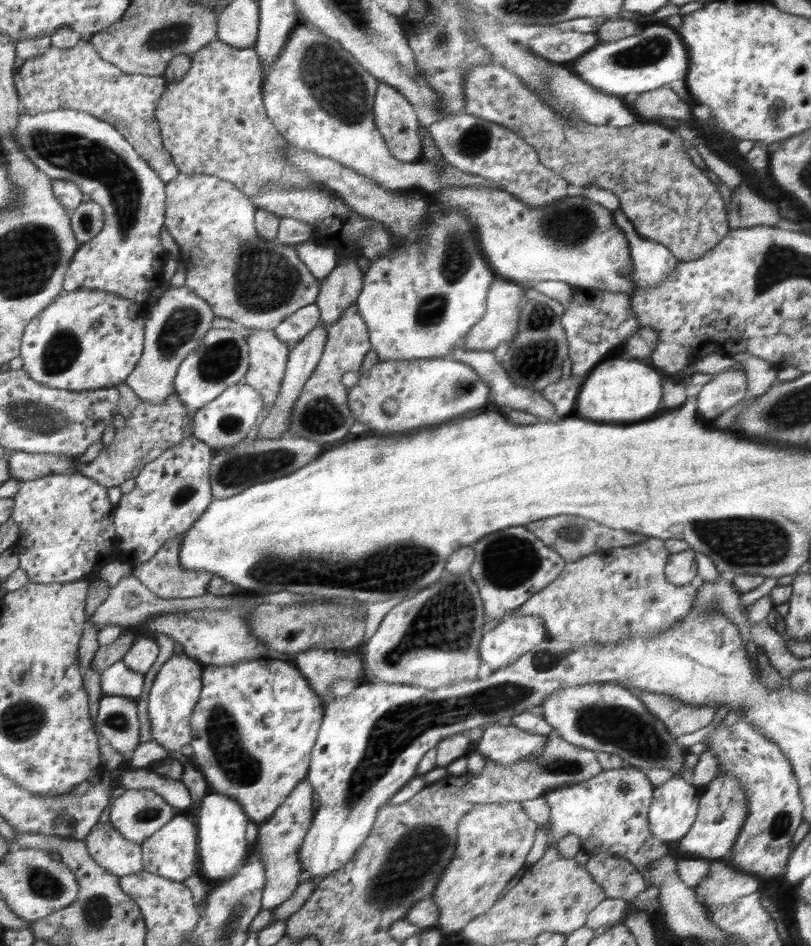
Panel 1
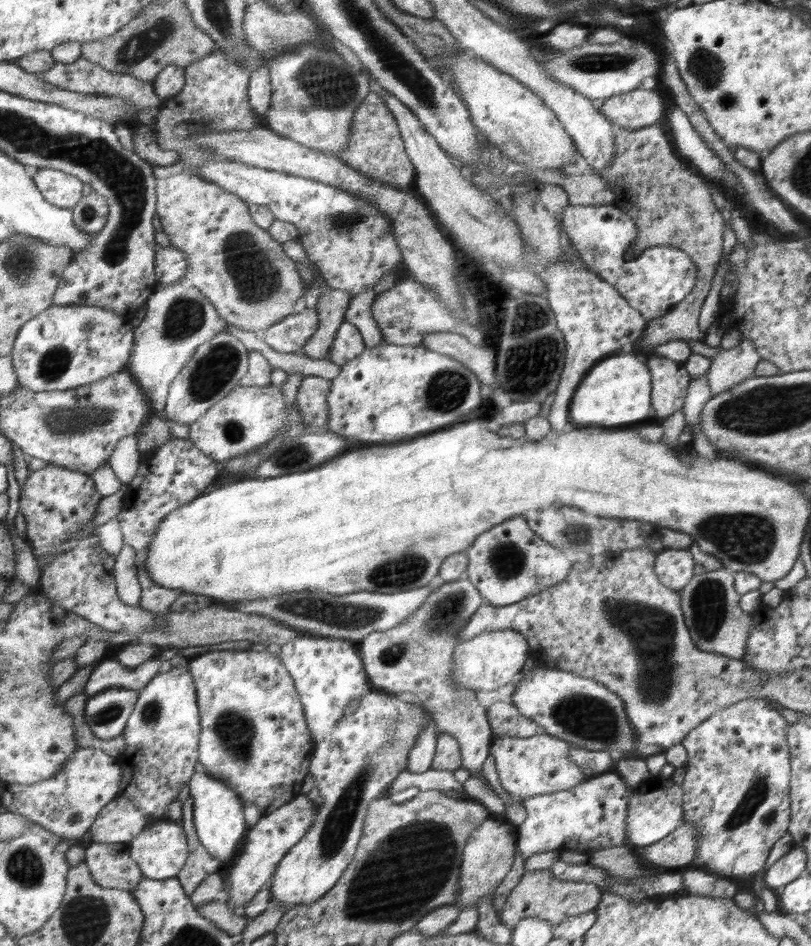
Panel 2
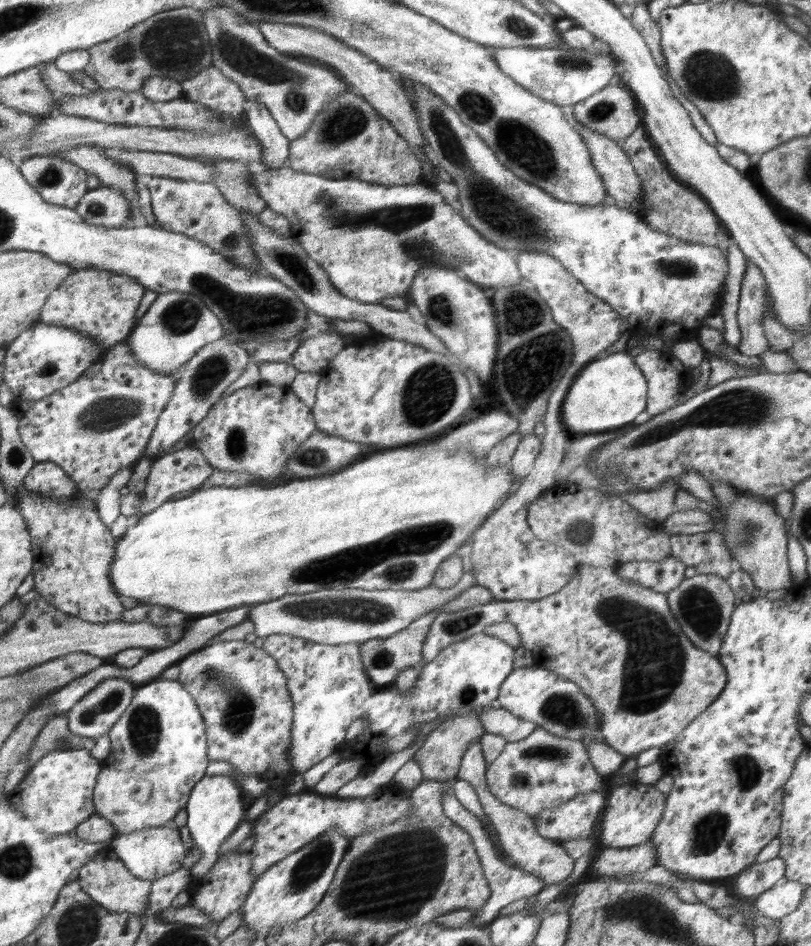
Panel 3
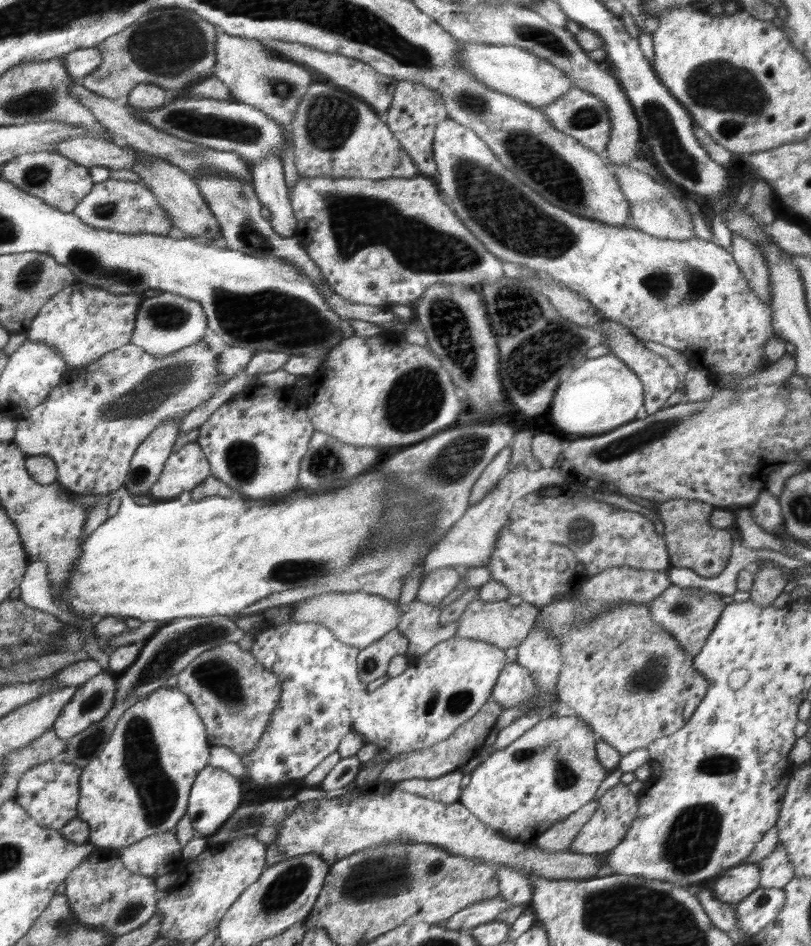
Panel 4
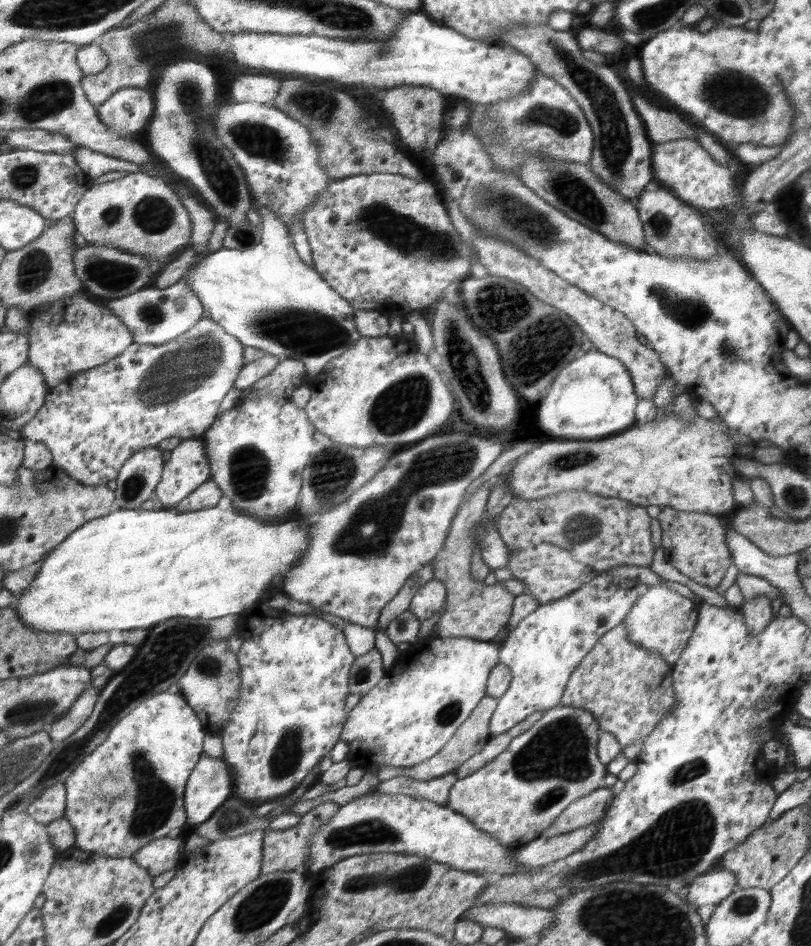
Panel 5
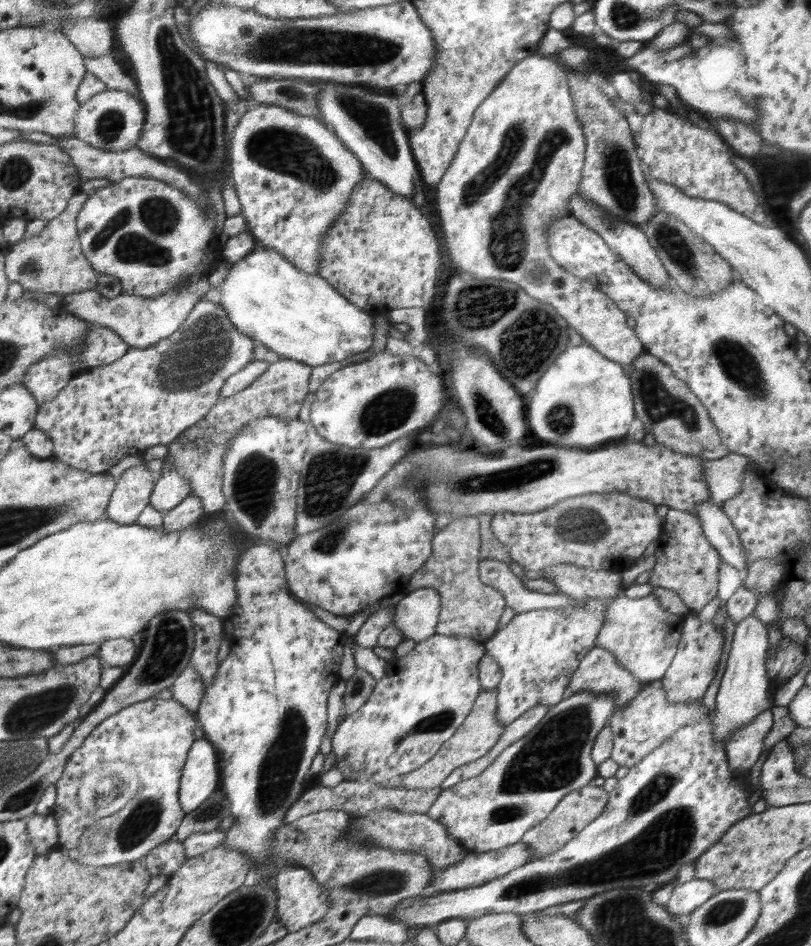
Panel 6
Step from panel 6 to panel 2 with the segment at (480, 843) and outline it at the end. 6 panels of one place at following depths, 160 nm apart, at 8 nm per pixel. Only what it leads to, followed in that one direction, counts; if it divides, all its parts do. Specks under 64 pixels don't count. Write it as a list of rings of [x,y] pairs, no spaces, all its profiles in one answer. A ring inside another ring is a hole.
[[[540,732],[529,738],[494,737],[489,754],[494,756],[500,786],[523,800],[540,794],[550,794],[574,788],[588,778],[582,769],[569,759],[572,746],[560,737]]]

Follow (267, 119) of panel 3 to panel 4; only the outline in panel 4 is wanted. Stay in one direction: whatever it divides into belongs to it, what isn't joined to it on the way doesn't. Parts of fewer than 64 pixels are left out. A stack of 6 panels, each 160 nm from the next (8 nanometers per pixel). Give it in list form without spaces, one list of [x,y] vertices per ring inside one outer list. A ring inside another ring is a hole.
[[[270,155],[252,163],[253,188],[264,210],[269,208],[269,221],[280,235],[290,238],[296,235],[297,219],[293,215],[292,202],[288,200],[288,188],[284,180],[281,155]]]

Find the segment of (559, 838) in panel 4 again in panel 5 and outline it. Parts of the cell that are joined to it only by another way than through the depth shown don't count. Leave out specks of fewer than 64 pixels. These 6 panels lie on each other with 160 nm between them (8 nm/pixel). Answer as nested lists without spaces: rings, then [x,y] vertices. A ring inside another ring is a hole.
[[[610,787],[597,788],[596,791],[577,802],[570,803],[565,812],[548,828],[542,831],[540,836],[545,839],[577,831],[589,824],[603,818],[606,813],[607,803],[613,798]]]

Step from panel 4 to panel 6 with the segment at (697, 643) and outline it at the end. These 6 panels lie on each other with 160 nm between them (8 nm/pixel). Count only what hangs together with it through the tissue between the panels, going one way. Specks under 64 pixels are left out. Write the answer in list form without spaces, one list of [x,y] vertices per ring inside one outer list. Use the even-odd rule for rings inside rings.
[[[653,594],[641,598],[616,597],[606,606],[606,618],[594,647],[613,652],[622,666],[638,680],[646,683],[658,681],[664,677],[675,657],[686,617],[664,611]]]

